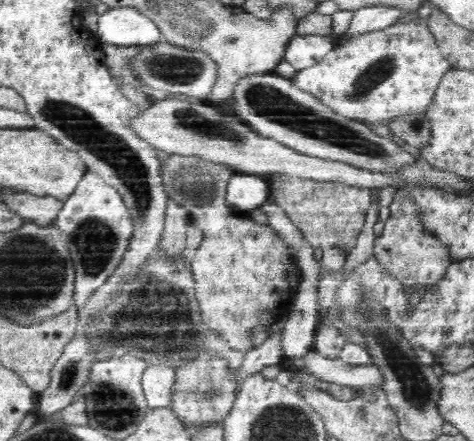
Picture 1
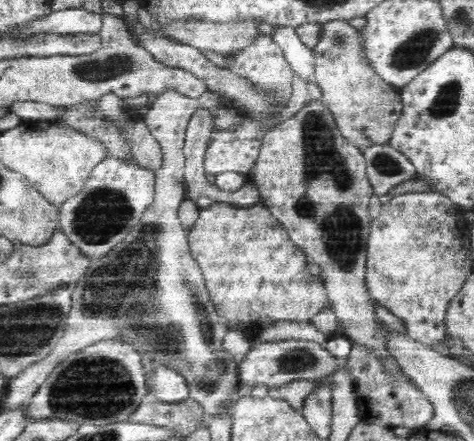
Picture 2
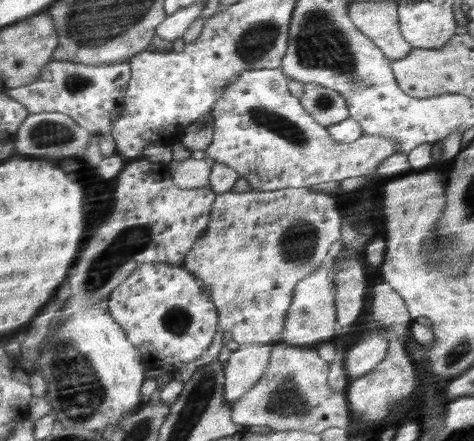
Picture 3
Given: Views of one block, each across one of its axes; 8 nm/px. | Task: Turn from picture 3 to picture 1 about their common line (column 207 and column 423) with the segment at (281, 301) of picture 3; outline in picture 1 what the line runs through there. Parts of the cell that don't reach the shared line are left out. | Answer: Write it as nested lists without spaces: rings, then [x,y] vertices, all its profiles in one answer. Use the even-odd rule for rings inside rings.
[[[394,199],[389,209],[390,216],[384,224],[383,232],[374,242],[375,256],[410,290],[414,290],[414,288],[421,290],[438,282],[451,263],[446,249],[440,244],[440,241],[421,229],[415,219],[415,210],[407,201],[401,204],[400,201]]]

